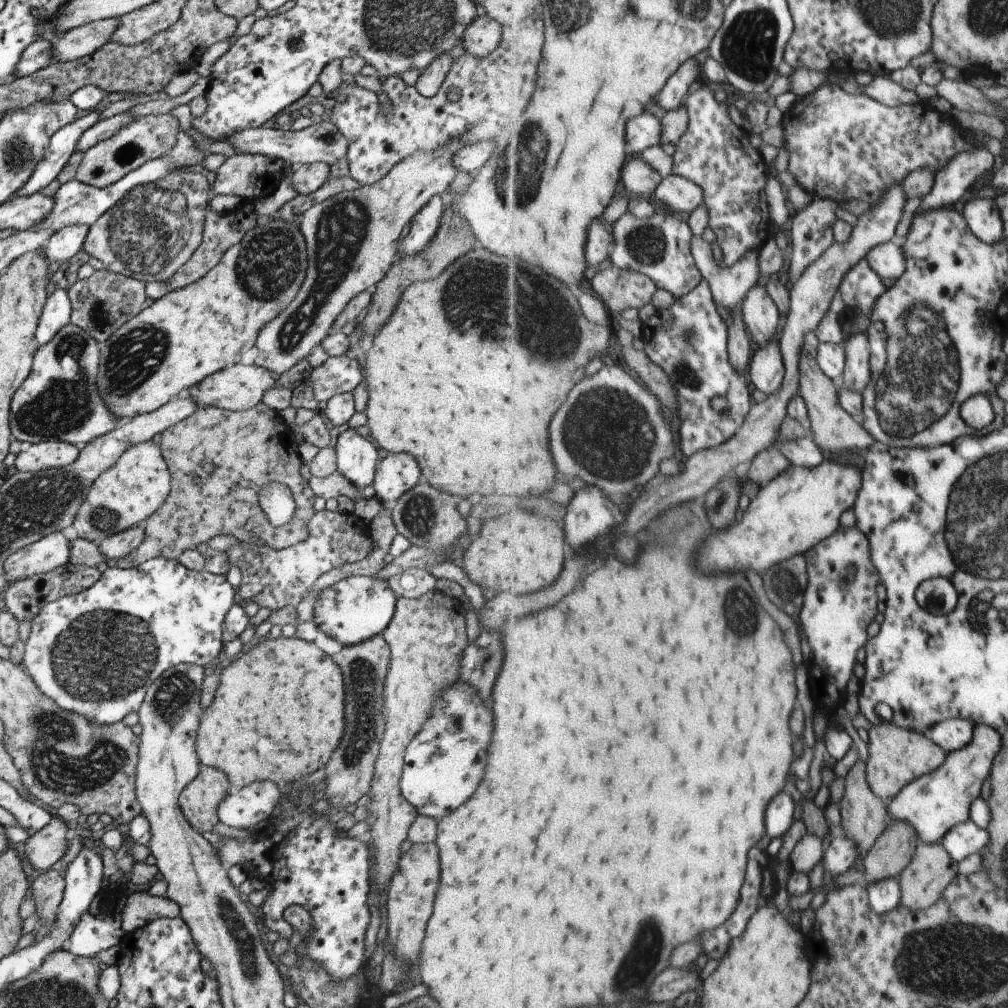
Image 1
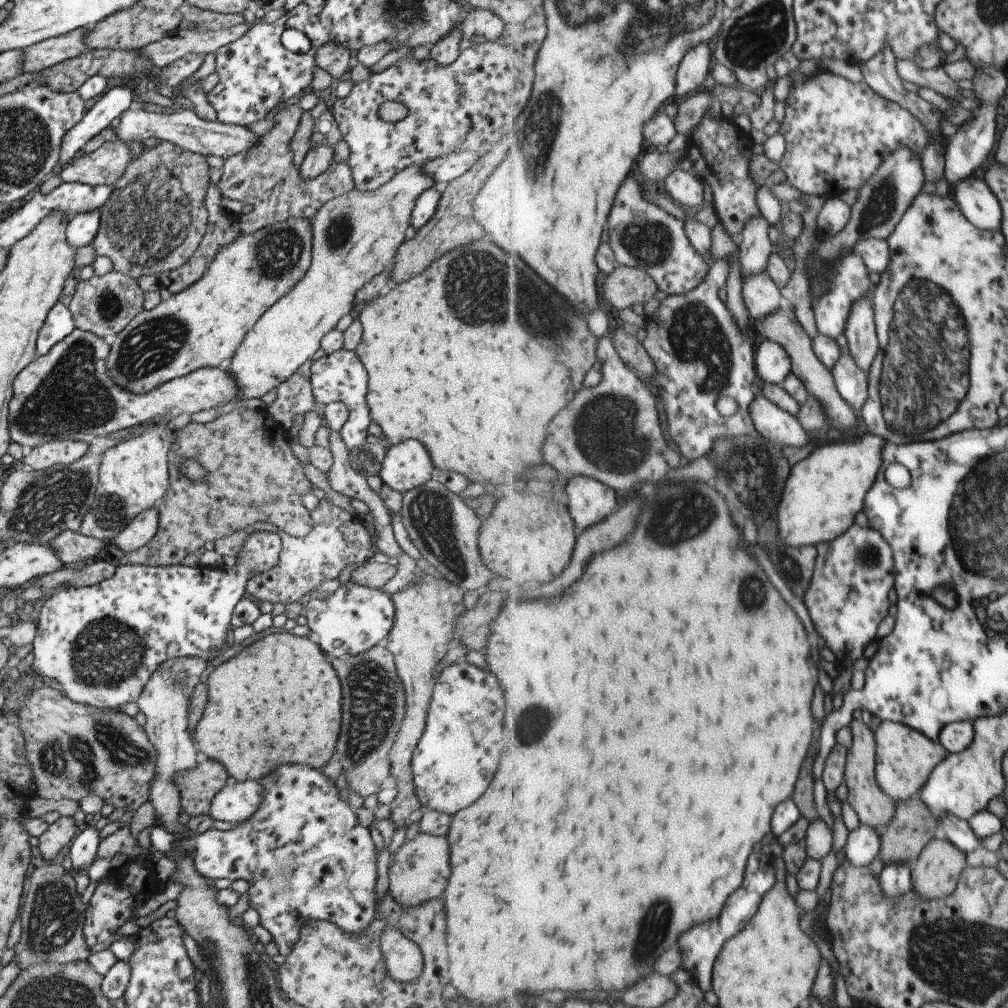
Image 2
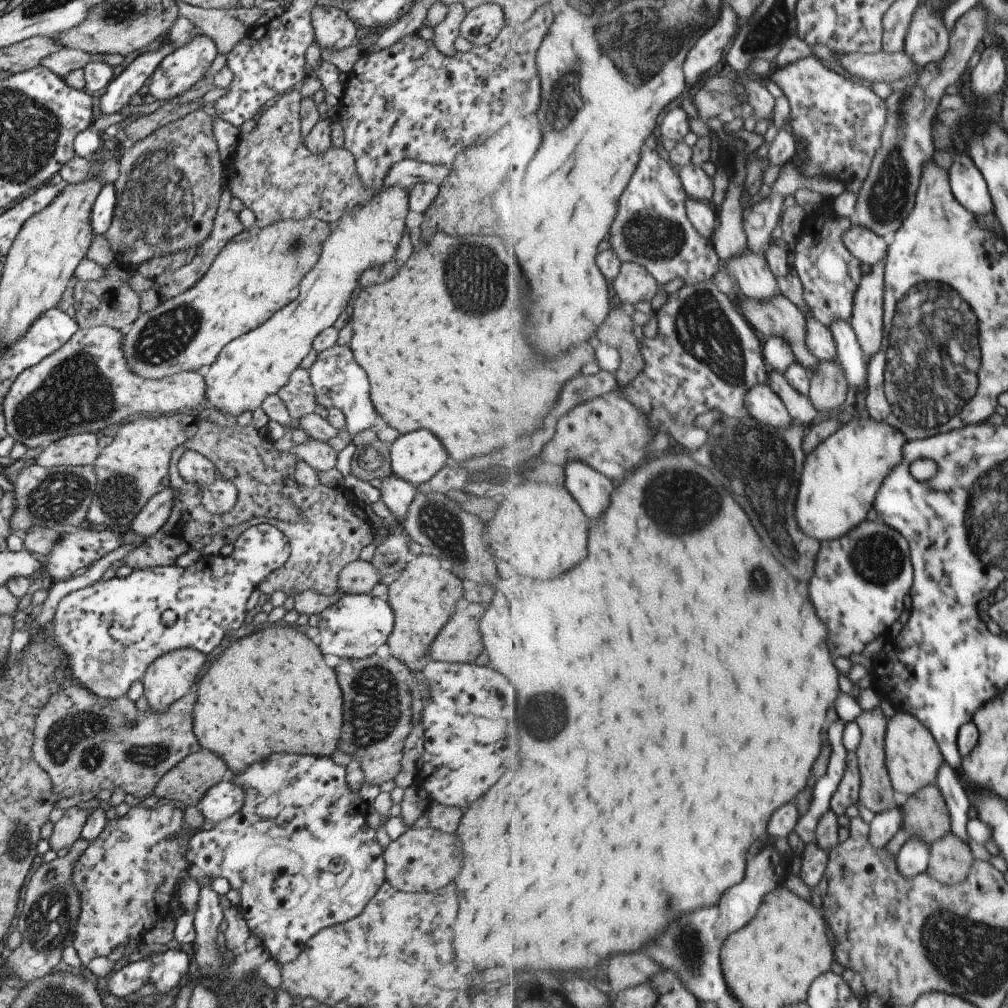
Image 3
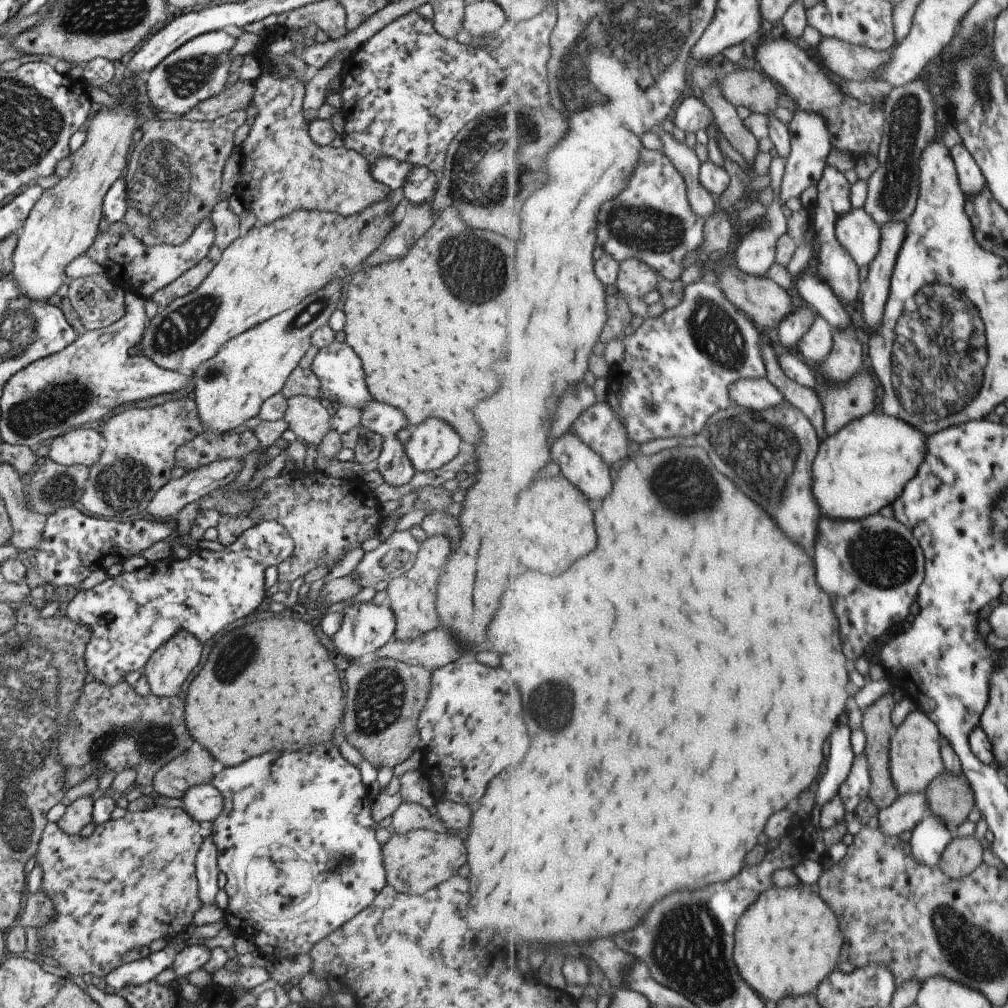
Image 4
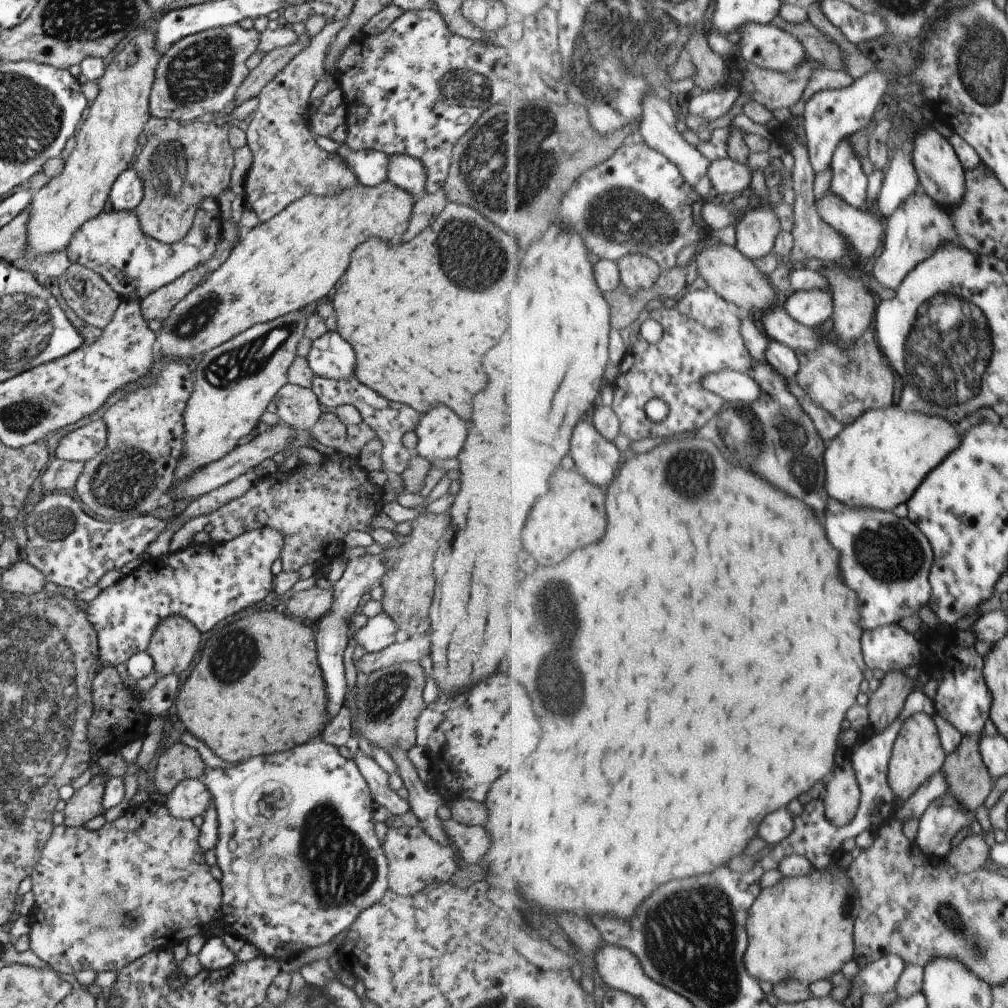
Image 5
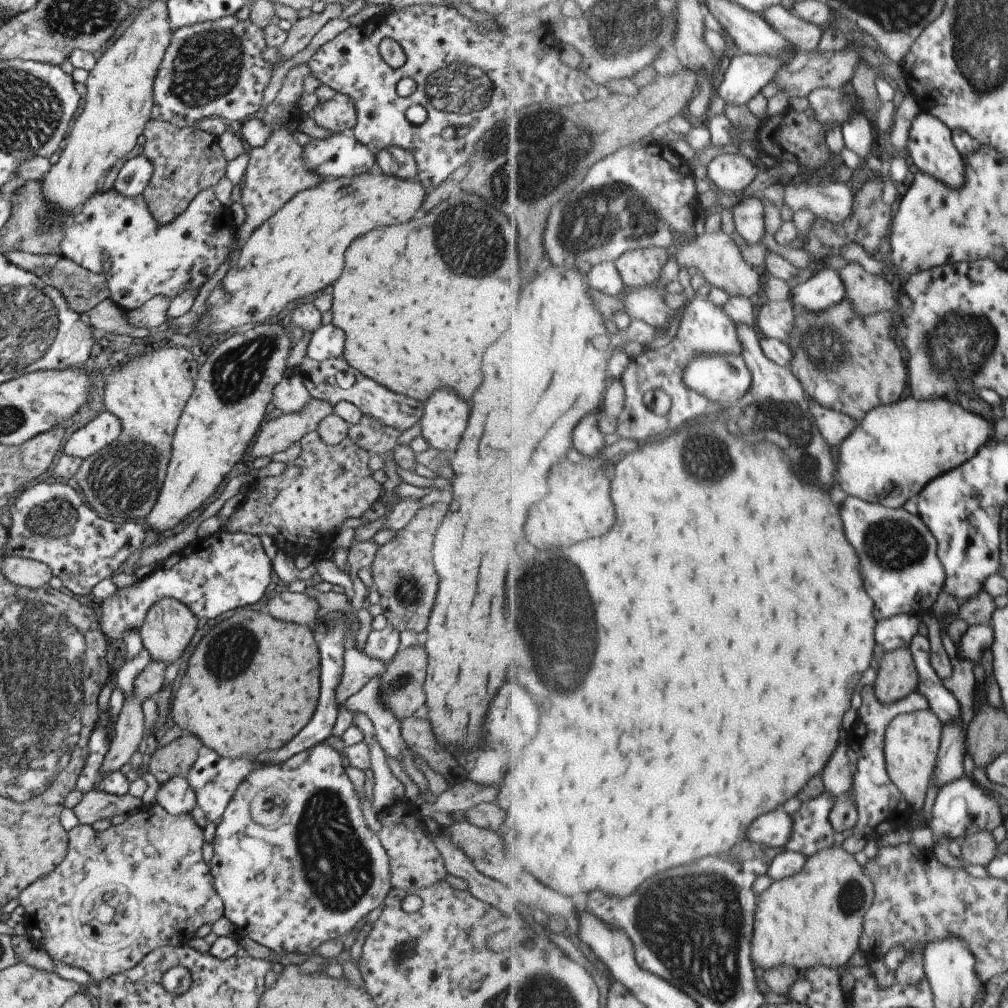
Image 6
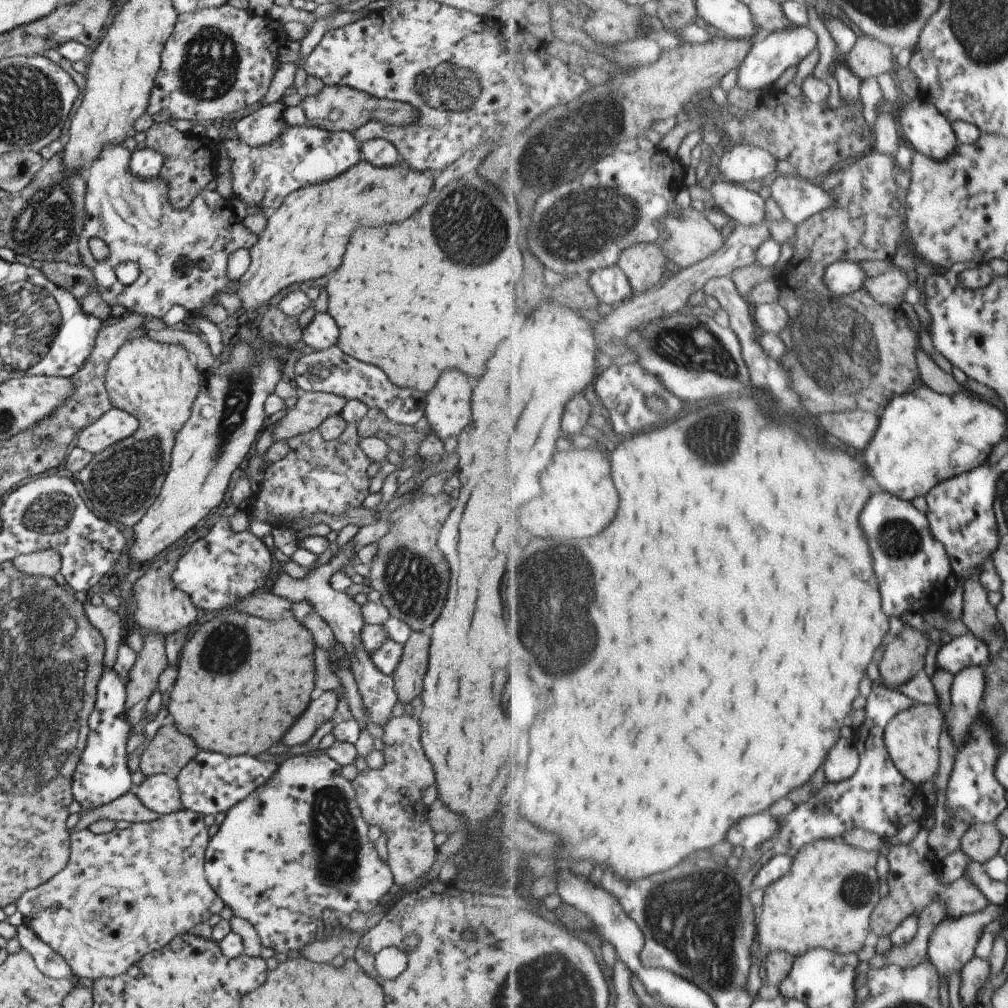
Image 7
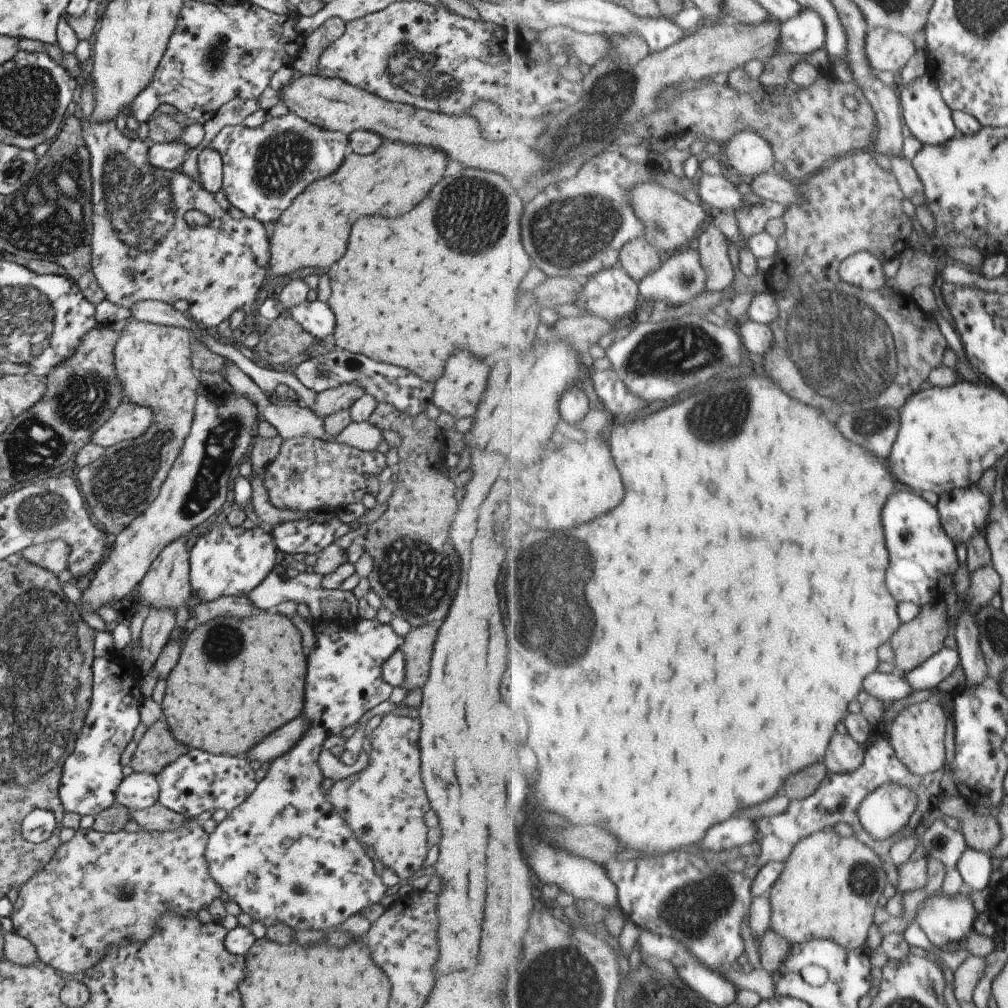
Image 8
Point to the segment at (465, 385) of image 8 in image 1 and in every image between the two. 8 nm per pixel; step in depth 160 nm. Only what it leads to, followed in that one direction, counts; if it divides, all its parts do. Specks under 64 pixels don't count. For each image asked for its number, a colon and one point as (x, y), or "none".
1: (394, 473)
2: (407, 464)
3: (415, 456)
4: (432, 443)
5: (439, 433)
6: (444, 415)
7: (446, 408)

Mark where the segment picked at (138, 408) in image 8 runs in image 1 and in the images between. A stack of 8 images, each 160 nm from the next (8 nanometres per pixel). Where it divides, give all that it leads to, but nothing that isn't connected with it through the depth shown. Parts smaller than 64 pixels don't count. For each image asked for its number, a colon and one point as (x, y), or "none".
1: (35, 457)
2: (63, 452)
3: (79, 449)
4: (82, 446)
5: (80, 445)
6: (95, 436)
7: (115, 425)

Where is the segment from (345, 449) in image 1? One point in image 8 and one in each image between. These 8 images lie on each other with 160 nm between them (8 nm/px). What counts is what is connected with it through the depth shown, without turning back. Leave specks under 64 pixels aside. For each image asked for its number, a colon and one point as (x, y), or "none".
2: (338, 376)
3: (338, 381)
4: (339, 373)
5: (330, 357)
6: (327, 341)
7: (321, 333)
8: (315, 317)

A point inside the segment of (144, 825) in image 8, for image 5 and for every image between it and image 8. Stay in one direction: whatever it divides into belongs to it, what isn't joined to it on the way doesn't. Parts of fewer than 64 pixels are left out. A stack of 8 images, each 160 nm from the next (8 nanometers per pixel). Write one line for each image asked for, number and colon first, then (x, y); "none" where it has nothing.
5: (85, 804)
6: (96, 804)
7: (127, 807)

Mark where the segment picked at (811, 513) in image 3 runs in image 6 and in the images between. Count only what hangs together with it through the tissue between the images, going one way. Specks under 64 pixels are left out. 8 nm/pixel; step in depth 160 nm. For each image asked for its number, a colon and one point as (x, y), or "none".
4: (864, 467)
5: (878, 462)
6: (897, 450)

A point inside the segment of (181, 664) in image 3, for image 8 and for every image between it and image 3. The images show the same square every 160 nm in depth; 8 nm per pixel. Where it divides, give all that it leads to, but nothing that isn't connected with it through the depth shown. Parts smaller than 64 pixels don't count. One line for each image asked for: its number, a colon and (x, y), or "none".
4: (169, 665)
5: (172, 645)
6: (168, 627)
7: (160, 608)
8: (165, 584)

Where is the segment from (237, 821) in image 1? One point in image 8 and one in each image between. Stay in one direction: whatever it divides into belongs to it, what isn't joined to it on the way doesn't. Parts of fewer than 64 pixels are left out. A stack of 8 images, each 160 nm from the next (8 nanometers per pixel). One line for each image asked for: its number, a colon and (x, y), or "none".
2: (236, 801)
3: (224, 798)
4: (202, 802)
5: (189, 798)
6: (176, 796)
7: (160, 793)
8: (136, 791)

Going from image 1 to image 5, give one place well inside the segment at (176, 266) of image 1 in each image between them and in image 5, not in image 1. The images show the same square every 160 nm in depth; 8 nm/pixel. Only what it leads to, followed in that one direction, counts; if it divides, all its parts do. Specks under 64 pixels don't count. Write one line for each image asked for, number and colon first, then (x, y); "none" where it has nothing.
2: (154, 218)
3: (167, 189)
4: (172, 175)
5: (180, 165)

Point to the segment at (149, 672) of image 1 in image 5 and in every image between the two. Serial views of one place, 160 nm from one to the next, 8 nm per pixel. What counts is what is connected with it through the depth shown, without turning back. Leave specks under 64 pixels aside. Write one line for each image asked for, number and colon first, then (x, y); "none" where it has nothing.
2: (101, 642)
3: (110, 631)
4: (129, 615)
5: (204, 584)

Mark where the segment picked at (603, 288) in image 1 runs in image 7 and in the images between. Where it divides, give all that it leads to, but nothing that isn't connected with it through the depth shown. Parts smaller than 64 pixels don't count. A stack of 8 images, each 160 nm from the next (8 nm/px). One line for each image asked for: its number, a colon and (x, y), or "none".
2: (626, 286)
3: (634, 283)
4: (636, 278)
5: (638, 272)
6: (639, 268)
7: (645, 264)

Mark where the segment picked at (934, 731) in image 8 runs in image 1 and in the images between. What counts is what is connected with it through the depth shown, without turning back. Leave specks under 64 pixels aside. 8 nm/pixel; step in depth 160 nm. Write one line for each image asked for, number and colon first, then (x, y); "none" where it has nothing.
1: (897, 756)
2: (906, 758)
3: (913, 755)
4: (916, 760)
5: (918, 755)
6: (914, 740)
7: (913, 738)

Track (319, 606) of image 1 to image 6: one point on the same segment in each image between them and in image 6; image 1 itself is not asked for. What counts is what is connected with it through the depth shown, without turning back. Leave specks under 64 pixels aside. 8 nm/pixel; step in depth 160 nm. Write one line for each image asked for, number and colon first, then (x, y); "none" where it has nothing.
2: (354, 618)
3: (354, 627)
4: (365, 628)
5: (378, 632)
6: (383, 644)

